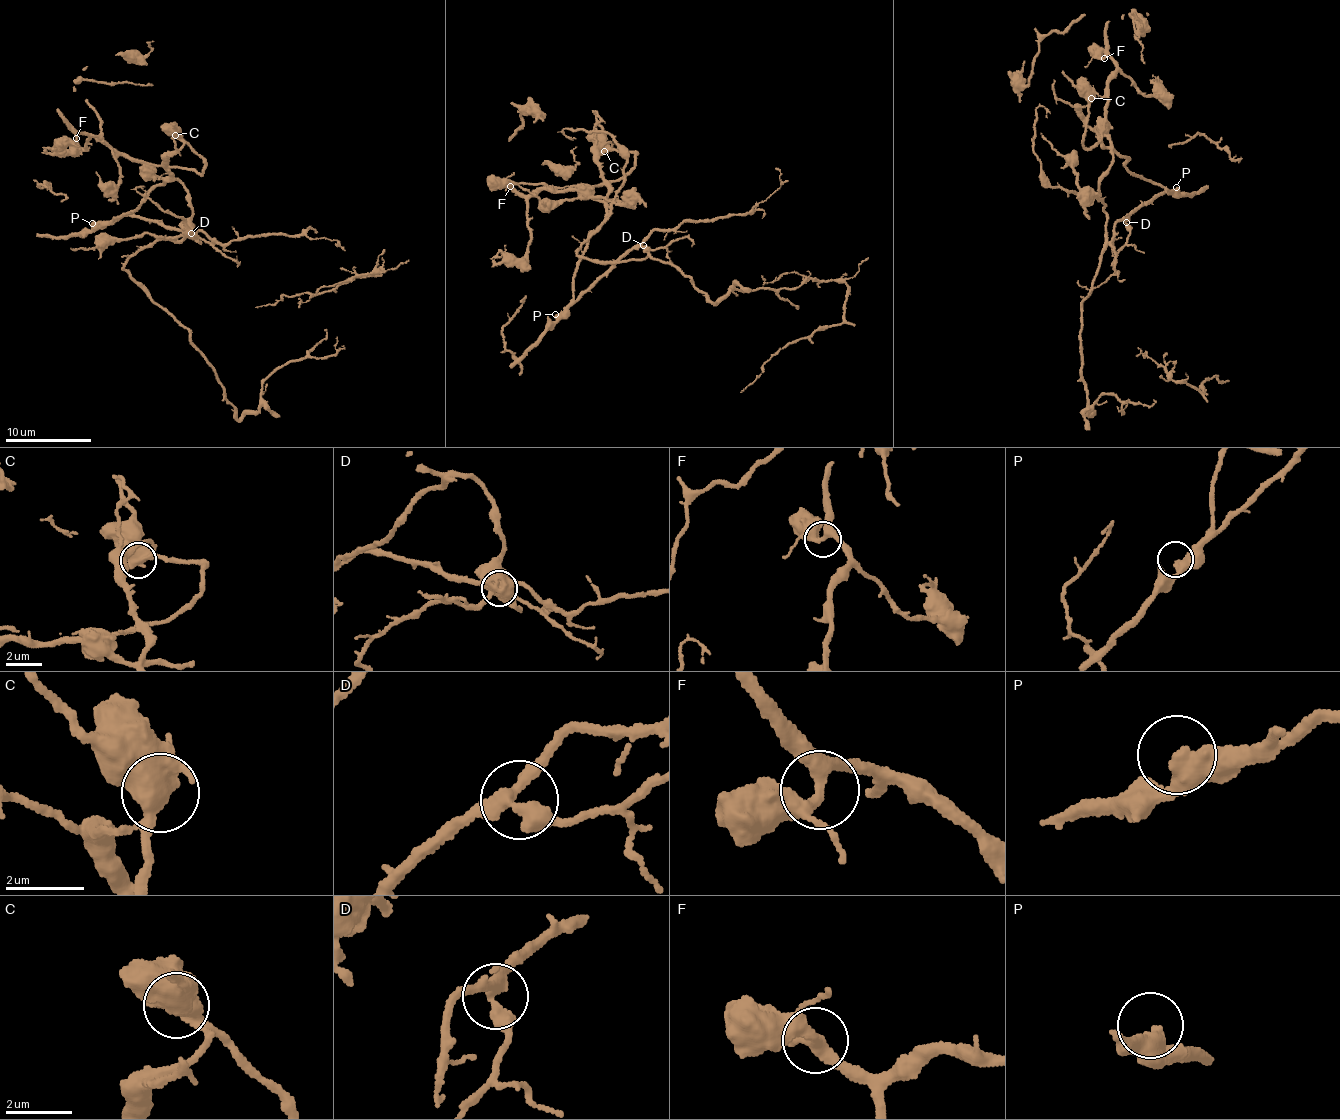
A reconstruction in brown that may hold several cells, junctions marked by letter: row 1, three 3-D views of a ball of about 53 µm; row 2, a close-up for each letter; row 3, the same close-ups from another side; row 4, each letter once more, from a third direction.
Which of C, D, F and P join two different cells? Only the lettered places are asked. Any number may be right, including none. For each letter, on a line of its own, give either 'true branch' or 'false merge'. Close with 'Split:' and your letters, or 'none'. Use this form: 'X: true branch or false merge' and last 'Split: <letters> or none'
C: false merge
D: true branch
F: true branch
P: true branch
Split: C

